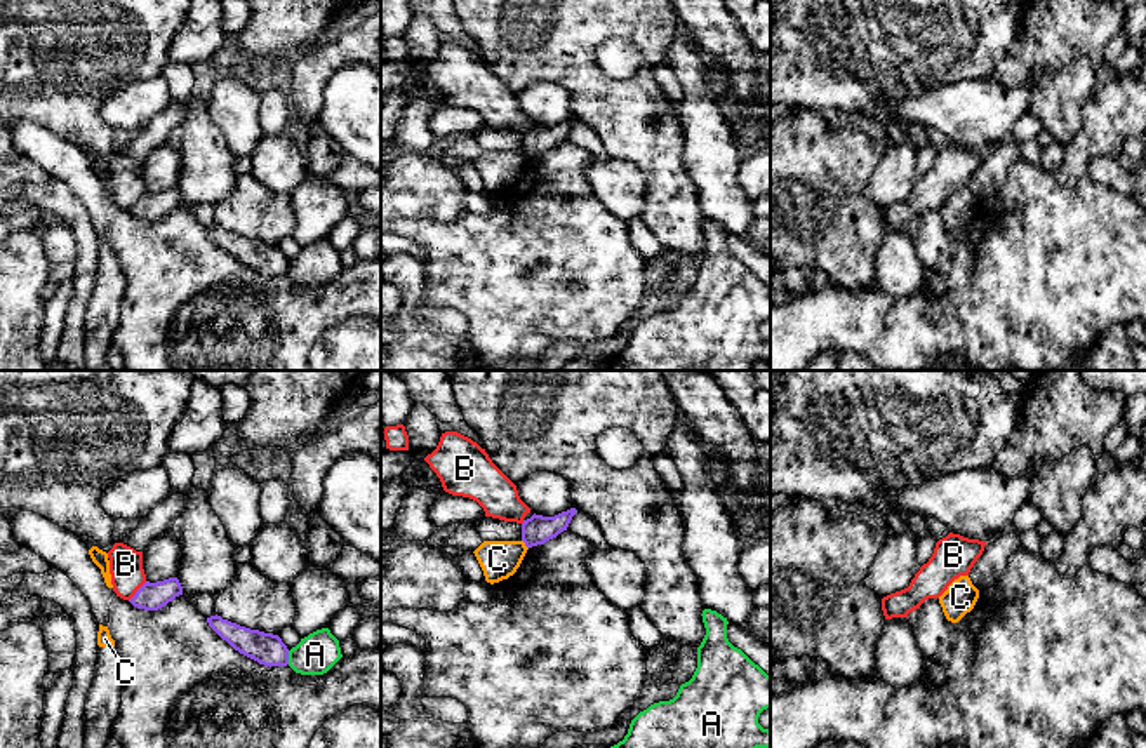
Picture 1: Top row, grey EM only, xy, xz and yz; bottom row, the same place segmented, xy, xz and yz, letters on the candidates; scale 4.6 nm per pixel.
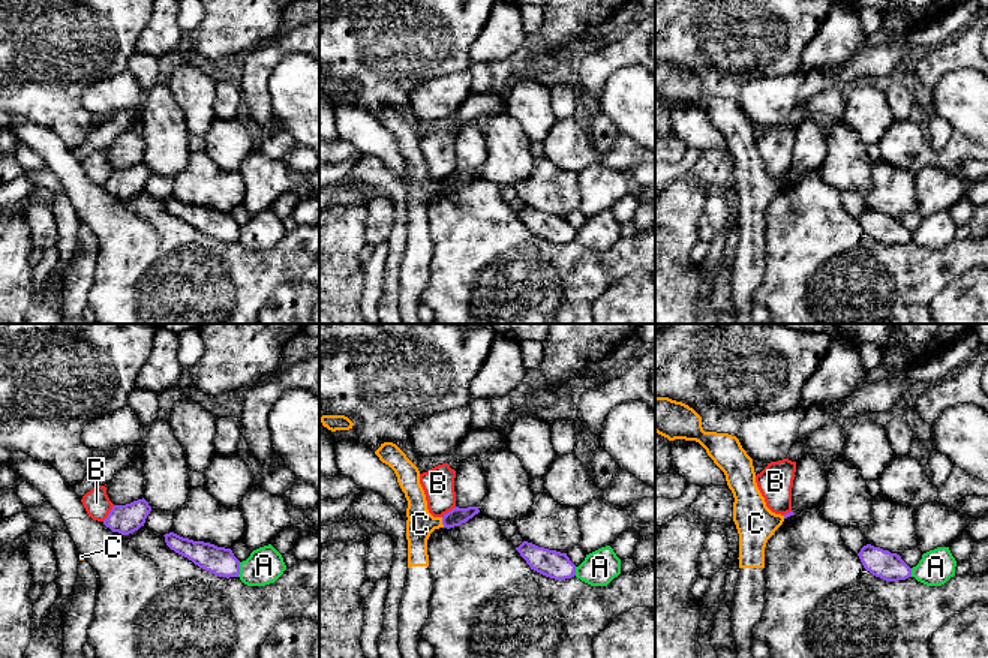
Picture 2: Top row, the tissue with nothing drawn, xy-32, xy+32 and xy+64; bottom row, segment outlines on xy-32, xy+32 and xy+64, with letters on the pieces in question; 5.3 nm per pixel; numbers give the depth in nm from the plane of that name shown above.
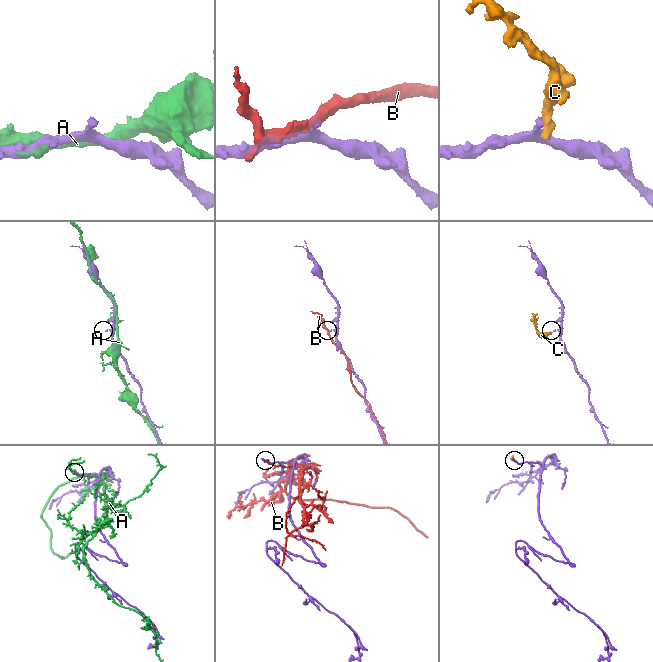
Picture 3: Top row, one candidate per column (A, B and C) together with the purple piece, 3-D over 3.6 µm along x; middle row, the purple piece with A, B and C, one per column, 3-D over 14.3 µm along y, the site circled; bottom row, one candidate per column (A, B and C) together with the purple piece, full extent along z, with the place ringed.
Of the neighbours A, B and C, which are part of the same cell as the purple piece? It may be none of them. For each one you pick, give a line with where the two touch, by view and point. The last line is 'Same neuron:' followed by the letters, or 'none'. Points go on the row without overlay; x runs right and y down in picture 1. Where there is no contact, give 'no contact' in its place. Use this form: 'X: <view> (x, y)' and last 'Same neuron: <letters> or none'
Same neuron: none

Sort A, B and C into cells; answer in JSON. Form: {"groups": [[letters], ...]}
{"groups": [["A"], ["B"], ["C"]]}

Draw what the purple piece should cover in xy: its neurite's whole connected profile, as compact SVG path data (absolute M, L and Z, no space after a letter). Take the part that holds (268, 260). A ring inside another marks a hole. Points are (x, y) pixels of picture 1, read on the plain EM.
M221 226L207 228L209 237L240 264L264 277L287 277L289 259L278 245L250 240L223 230Z

